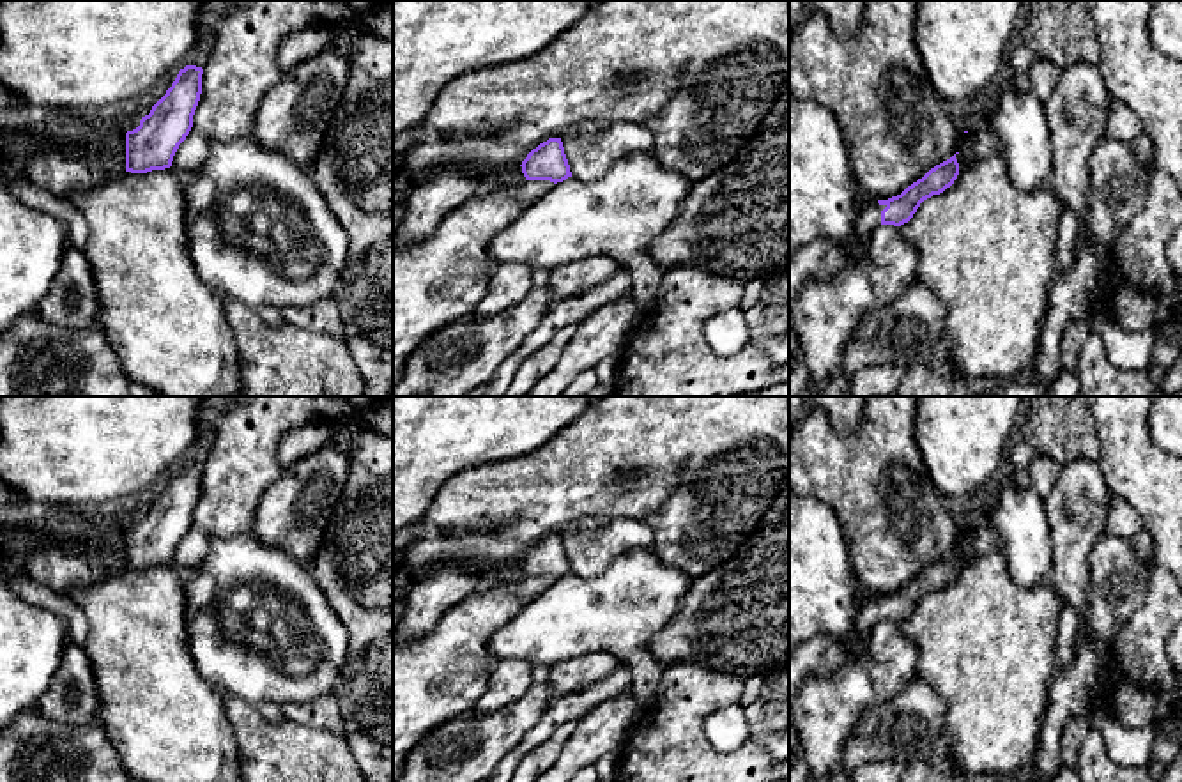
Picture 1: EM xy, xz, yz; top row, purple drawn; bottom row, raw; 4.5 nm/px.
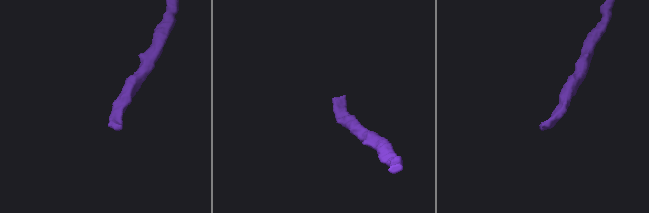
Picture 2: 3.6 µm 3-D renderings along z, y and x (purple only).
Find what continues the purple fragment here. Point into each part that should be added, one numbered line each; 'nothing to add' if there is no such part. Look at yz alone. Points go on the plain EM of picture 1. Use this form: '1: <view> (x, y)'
1: yz (869, 614)

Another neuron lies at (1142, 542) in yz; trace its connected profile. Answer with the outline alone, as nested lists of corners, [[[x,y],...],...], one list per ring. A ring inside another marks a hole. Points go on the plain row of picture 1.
[[[1140,531],[1136,533],[1132,538],[1129,538],[1132,552],[1138,559],[1141,561],[1152,561],[1154,557],[1154,540],[1150,536],[1150,533],[1147,531]]]

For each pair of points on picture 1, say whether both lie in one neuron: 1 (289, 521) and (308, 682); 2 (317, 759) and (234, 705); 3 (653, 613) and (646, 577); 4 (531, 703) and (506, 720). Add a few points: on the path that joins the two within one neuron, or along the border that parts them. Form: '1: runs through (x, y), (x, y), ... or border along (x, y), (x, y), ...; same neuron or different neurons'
1: border along (259, 536), (266, 544), (283, 549), (310, 572); different neurons
2: runs through (296, 759), (287, 759), (253, 726); same neuron
3: runs through (644, 604), (644, 586); same neuron
4: runs through (526, 708), (512, 720); same neuron

